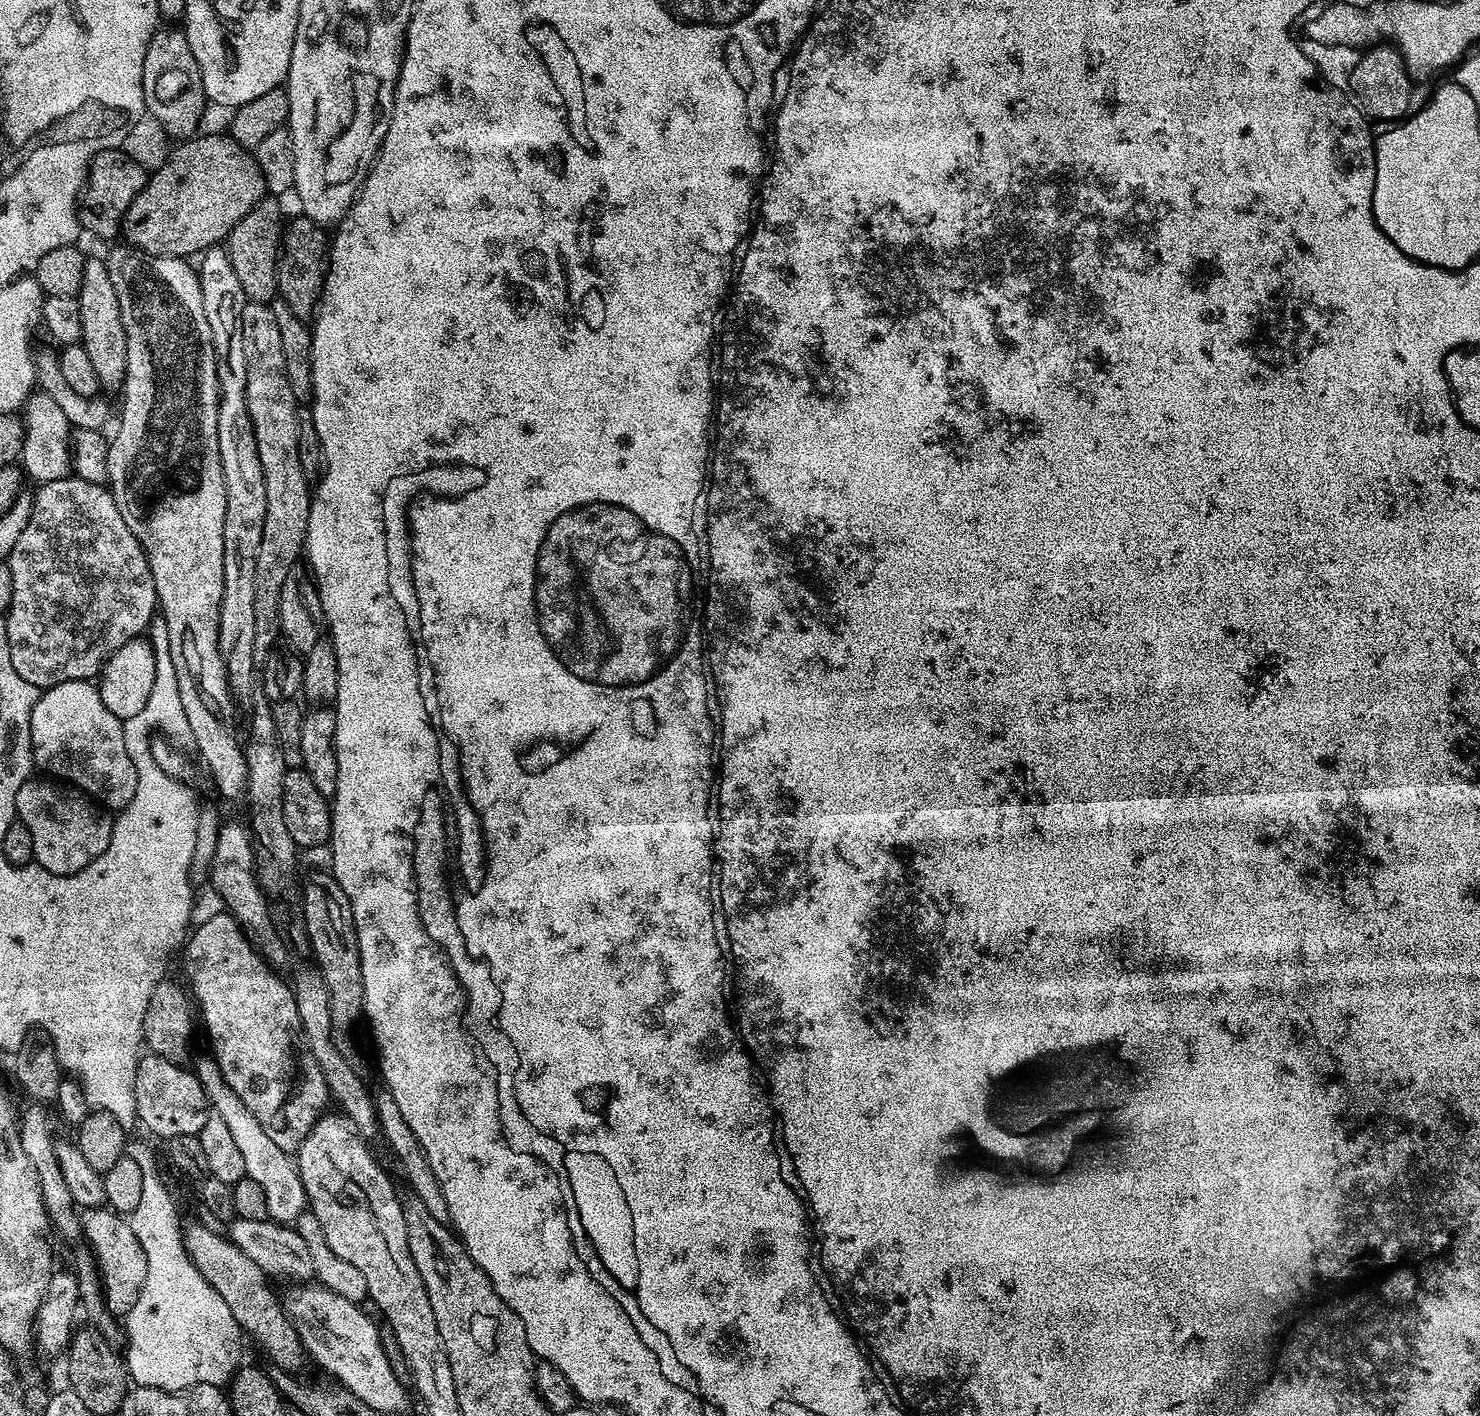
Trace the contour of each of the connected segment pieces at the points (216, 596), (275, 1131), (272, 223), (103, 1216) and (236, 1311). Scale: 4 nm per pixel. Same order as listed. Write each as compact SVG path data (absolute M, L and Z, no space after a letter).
M131 246L116 248L106 263L110 272L110 282L114 282L114 294L118 294L118 306L122 314L122 326L126 330L126 370L124 371L124 405L120 408L120 425L116 433L108 440L108 483L114 502L118 506L118 514L122 514L122 522L130 526L130 534L138 538L142 550L148 559L152 571L152 581L156 587L156 598L159 611L164 612L162 624L167 628L170 656L173 658L175 673L178 680L178 693L182 700L186 719L190 724L191 743L194 745L197 757L203 767L208 767L216 788L228 800L245 799L248 782L248 768L242 736L236 733L236 708L234 697L228 690L228 675L222 654L218 650L218 614L222 602L222 526L226 522L226 482L222 478L222 458L218 454L218 406L220 405L220 387L216 377L216 355L210 334L210 322L206 322L206 310L202 306L202 290L200 278L195 267L192 268L187 259L168 256L151 256L141 249Z
M221 910L217 916L198 924L186 940L188 961L184 964L184 972L188 975L187 987L190 989L191 999L198 1005L199 1023L200 1020L204 1023L204 1032L208 1035L209 1046L212 1047L209 1048L211 1055L215 1056L218 1069L230 1089L238 1094L247 1110L261 1123L267 1137L284 1152L295 1153L309 1129L315 1126L327 1109L324 1107L330 1104L328 1087L323 1079L311 1080L308 1076L301 1078L296 1093L284 1104L284 1091L292 1080L292 1043L298 1040L300 1026L296 995L272 976L272 970L264 958L252 947L240 924L227 911Z
M263 198L230 230L226 239L230 266L234 266L234 274L238 274L245 297L254 303L271 305L278 296L276 262L280 259L282 247L280 203L276 198Z
M107 1206L98 1208L89 1208L82 1216L82 1236L92 1243L90 1249L91 1255L94 1257L94 1263L98 1269L98 1279L102 1285L102 1300L106 1305L107 1311L112 1314L127 1314L130 1306L134 1306L134 1302L138 1298L138 1294L142 1290L142 1282L146 1278L146 1254L142 1250L142 1246L138 1246L138 1238L134 1238L134 1230L130 1230L127 1219L123 1215L117 1214Z
M189 1222L183 1225L184 1249L188 1256L198 1266L198 1274L218 1290L222 1302L230 1306L230 1314L238 1322L241 1333L253 1336L258 1343L264 1347L264 1352L280 1367L280 1370L300 1370L306 1364L306 1353L294 1326L288 1321L284 1312L284 1305L279 1299L276 1300L268 1293L264 1285L266 1273L259 1268L238 1246L234 1246L227 1235L219 1236L213 1231L206 1230L206 1227L197 1222Z

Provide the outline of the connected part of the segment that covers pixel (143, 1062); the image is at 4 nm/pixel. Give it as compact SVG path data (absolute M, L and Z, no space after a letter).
M144 1054L140 1057L134 1078L136 1118L156 1136L199 1136L202 1126L206 1126L210 1115L208 1096L196 1073L192 1070L183 1072L184 1070L181 1065L161 1056Z

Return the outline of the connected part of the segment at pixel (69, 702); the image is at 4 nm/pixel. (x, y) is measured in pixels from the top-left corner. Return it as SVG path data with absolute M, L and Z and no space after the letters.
M75 680L45 688L30 714L35 767L53 772L48 774L75 786L105 809L124 809L134 798L138 774L126 752L123 728L122 721L106 710L100 689L93 681Z

